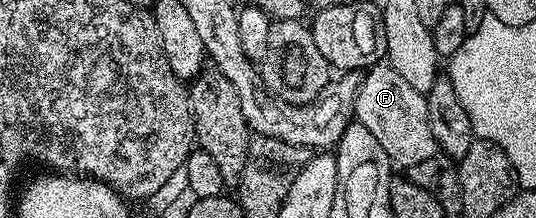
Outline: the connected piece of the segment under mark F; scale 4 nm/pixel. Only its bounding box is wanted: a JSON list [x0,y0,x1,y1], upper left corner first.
[354,62,438,170]

